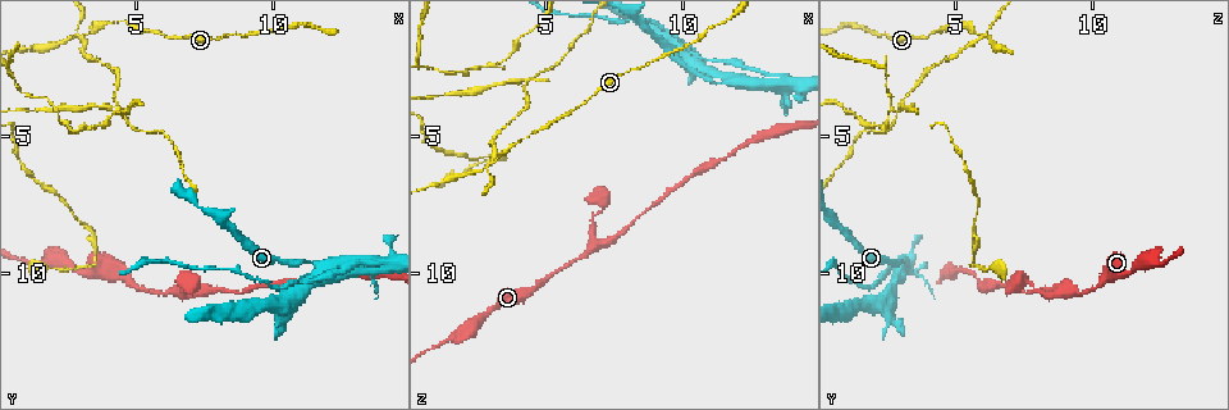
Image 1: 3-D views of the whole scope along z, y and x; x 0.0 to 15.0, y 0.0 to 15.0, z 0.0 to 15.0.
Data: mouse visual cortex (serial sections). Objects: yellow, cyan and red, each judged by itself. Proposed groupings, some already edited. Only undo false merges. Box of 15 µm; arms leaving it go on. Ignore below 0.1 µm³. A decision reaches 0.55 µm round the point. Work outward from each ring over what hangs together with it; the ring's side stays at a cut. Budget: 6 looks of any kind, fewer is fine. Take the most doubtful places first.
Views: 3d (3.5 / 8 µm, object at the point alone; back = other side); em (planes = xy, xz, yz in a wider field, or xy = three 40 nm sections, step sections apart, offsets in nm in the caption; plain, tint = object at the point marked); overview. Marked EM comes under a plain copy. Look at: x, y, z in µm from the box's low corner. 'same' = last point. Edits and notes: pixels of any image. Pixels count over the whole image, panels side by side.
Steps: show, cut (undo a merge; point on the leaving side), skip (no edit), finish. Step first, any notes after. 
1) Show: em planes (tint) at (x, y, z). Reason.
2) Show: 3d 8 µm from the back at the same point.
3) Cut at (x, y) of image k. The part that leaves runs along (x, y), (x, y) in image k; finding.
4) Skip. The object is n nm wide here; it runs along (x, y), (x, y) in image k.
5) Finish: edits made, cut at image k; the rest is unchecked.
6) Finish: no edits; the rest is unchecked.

Show: 3d 8 µm at (3.1, 1.3, 5.9). Abrupt turn.

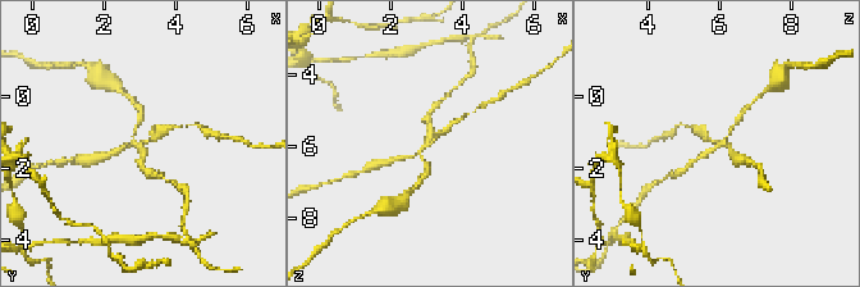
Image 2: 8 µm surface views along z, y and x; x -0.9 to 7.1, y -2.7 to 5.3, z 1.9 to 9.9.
Show: 3d 3.5 µm at (3.2, 1.4, 5.9). Zoom in.

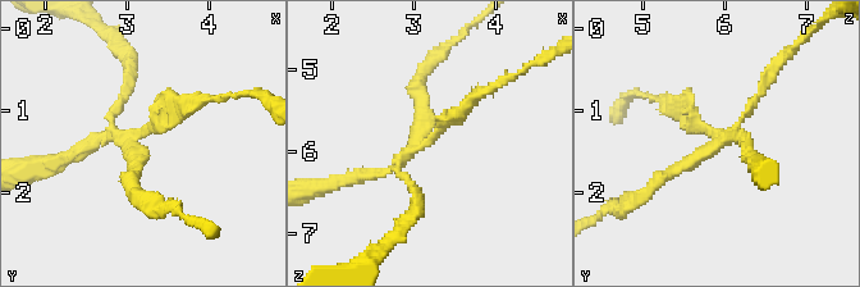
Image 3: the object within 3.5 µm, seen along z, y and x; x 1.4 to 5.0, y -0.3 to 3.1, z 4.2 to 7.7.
Cut at (684, 167) of image 3. 4 arms meet here; the part that leaves runs along (709, 128), (717, 136), (700, 156), (635, 200) in image 3; a second cell is stuck on.

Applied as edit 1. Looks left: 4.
Show: 3d 3.5 µm at (11.8, 9.8, 3.1). Three-way junction.

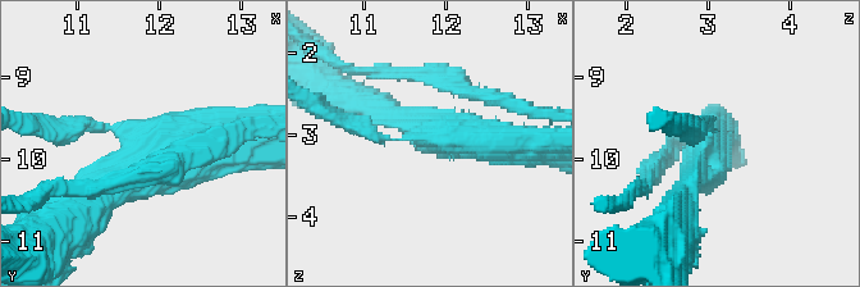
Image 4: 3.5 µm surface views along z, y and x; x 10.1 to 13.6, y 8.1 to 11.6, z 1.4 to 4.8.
Skip. It runs along (71, 128), (150, 140), (154, 164), (103, 191) in image 4; continuous, no second cell.

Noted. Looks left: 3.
Show: 3d 3.5 µm at (6.8, 10.7, 8.9). Three-way junction.

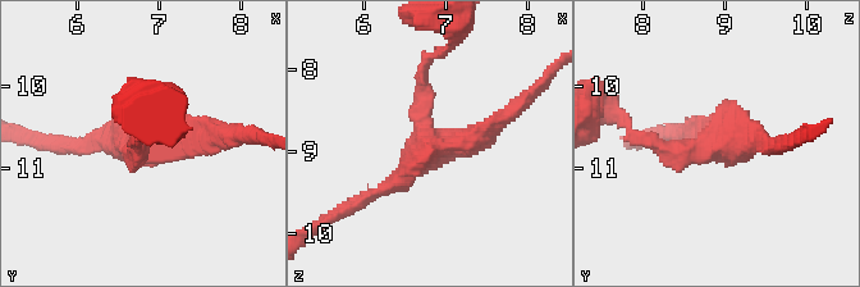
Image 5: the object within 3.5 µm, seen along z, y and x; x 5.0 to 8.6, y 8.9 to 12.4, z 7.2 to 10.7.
Show: em xy step 1 (tint) at (6.90, 10.75, 8.90). Now the EM.

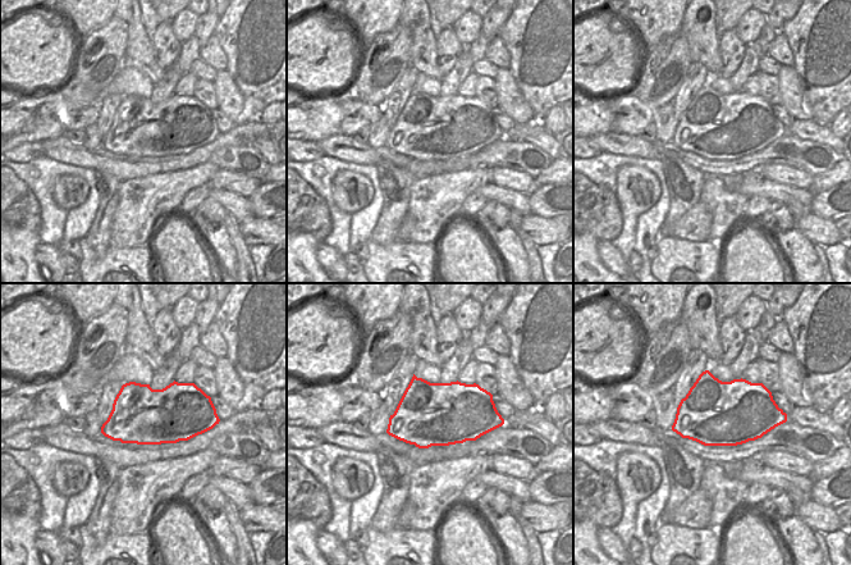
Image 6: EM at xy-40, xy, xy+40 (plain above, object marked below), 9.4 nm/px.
Show: em xy step 3 (tint) at the same point. Another direction.

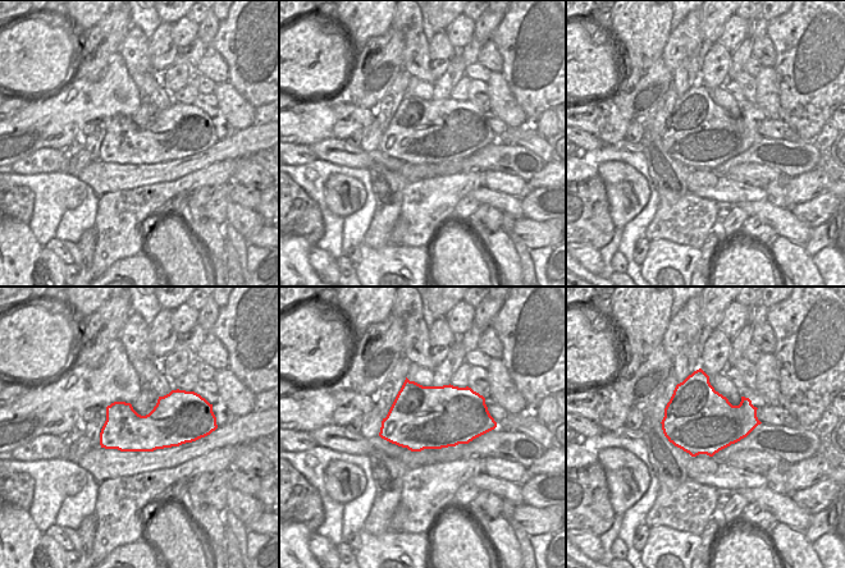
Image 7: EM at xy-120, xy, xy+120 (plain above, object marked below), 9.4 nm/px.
Skip. It runs along (366, 195), (512, 110) in image 5; one cell here.

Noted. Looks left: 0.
Finish: edits made, cut at image 3; the rest is unchecked.

